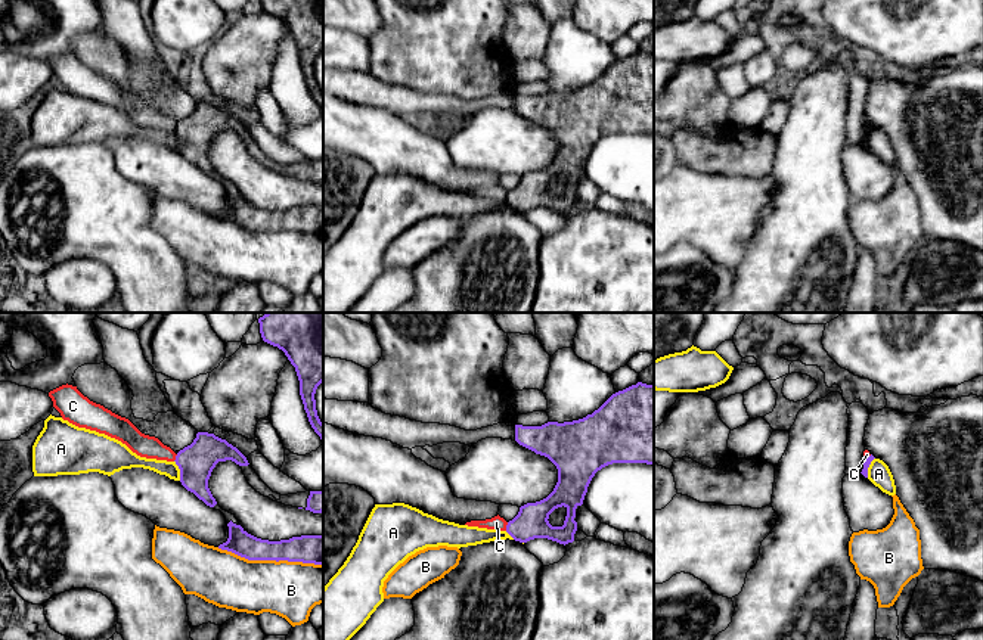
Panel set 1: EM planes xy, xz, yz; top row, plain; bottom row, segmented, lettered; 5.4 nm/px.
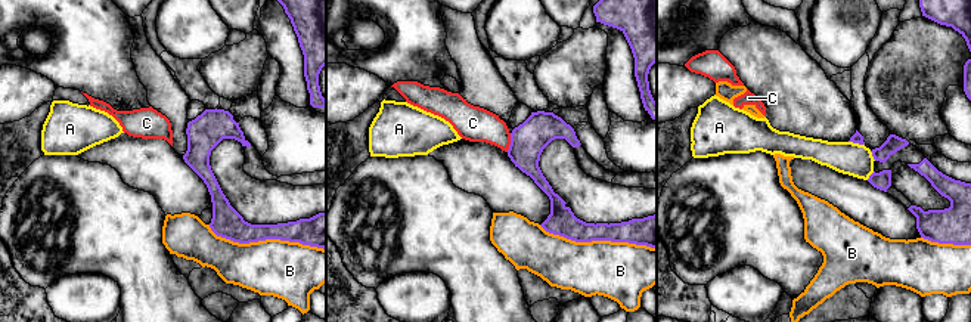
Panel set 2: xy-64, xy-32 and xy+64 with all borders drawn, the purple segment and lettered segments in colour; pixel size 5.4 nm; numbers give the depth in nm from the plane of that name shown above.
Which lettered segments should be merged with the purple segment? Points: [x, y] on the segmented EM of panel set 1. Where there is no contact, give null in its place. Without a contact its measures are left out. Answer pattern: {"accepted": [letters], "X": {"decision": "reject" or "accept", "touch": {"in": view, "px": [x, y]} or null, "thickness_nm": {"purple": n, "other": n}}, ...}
{"accepted": ["C"], "A": {"decision": "reject", "touch": {"in": "xy", "px": [180, 471]}, "thickness_nm": {"purple": 190, "other": 90}}, "B": {"decision": "reject", "touch": {"in": "xy", "px": [270, 559]}, "thickness_nm": {"purple": 160, "other": 300}}, "C": {"decision": "accept", "touch": {"in": "xz", "px": [506, 527]}, "thickness_nm": {"purple": 180, "other": 70}}}

